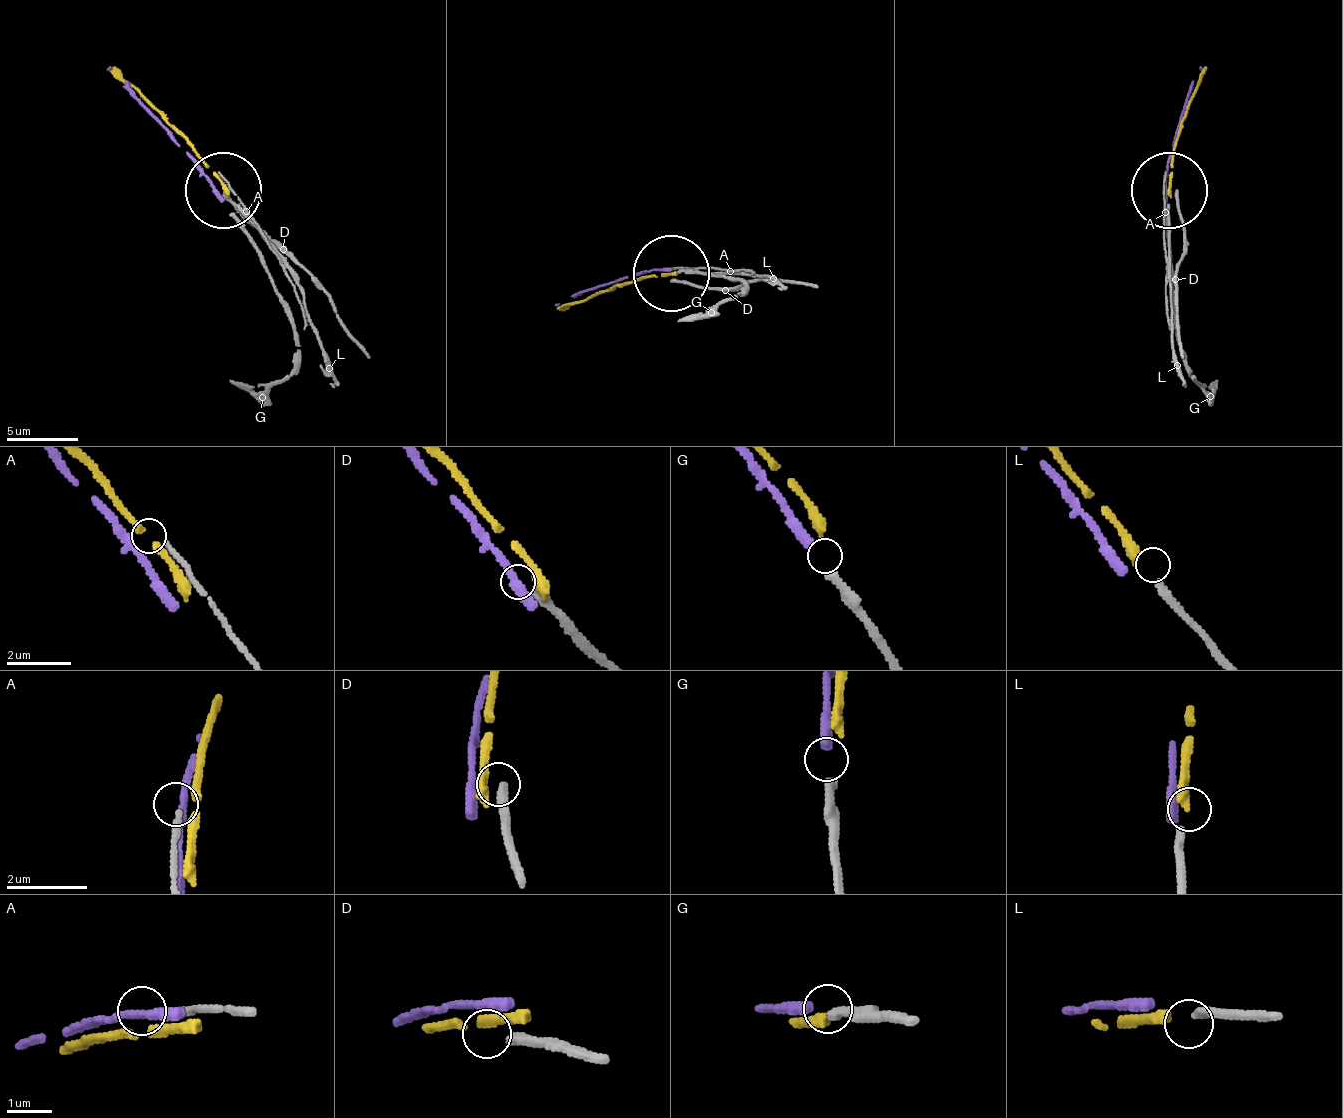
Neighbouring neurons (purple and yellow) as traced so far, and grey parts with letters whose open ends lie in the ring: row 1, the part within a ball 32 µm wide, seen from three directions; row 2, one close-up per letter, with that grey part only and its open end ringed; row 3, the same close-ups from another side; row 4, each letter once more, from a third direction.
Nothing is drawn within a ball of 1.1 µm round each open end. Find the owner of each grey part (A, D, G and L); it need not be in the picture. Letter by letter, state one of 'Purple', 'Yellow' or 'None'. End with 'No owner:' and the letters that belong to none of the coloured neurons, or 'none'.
A: None
D: None
G: Purple
L: Yellow
No owner: A, D

